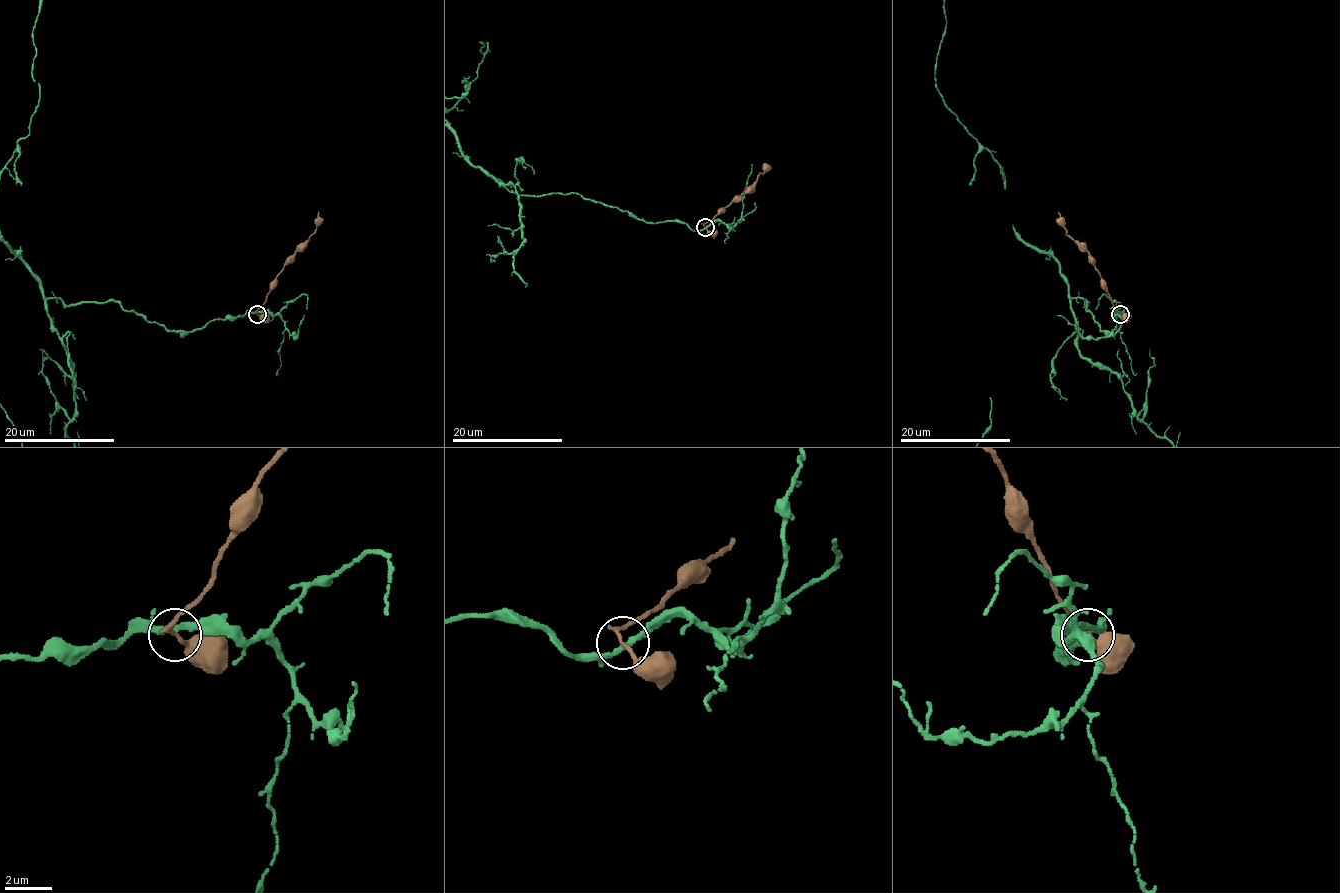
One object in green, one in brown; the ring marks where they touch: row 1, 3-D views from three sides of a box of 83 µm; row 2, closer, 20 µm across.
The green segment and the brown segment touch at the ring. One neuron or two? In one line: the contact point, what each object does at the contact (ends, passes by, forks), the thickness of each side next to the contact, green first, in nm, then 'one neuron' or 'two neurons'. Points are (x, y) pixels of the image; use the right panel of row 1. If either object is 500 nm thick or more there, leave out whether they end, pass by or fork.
place (1120, 314); green passes by; brown passes by; calibres 240 and 160 nm; two neurons

